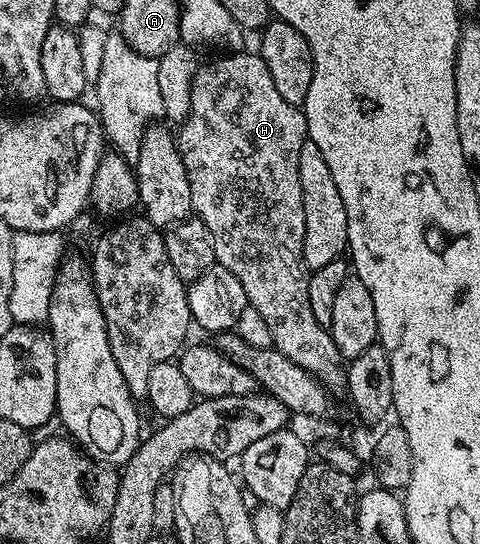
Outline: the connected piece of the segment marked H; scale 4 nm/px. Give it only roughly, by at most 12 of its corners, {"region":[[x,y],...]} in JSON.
{"region":[[258,52],[195,70],[194,216],[274,349],[347,388],[309,307],[300,106]]}

